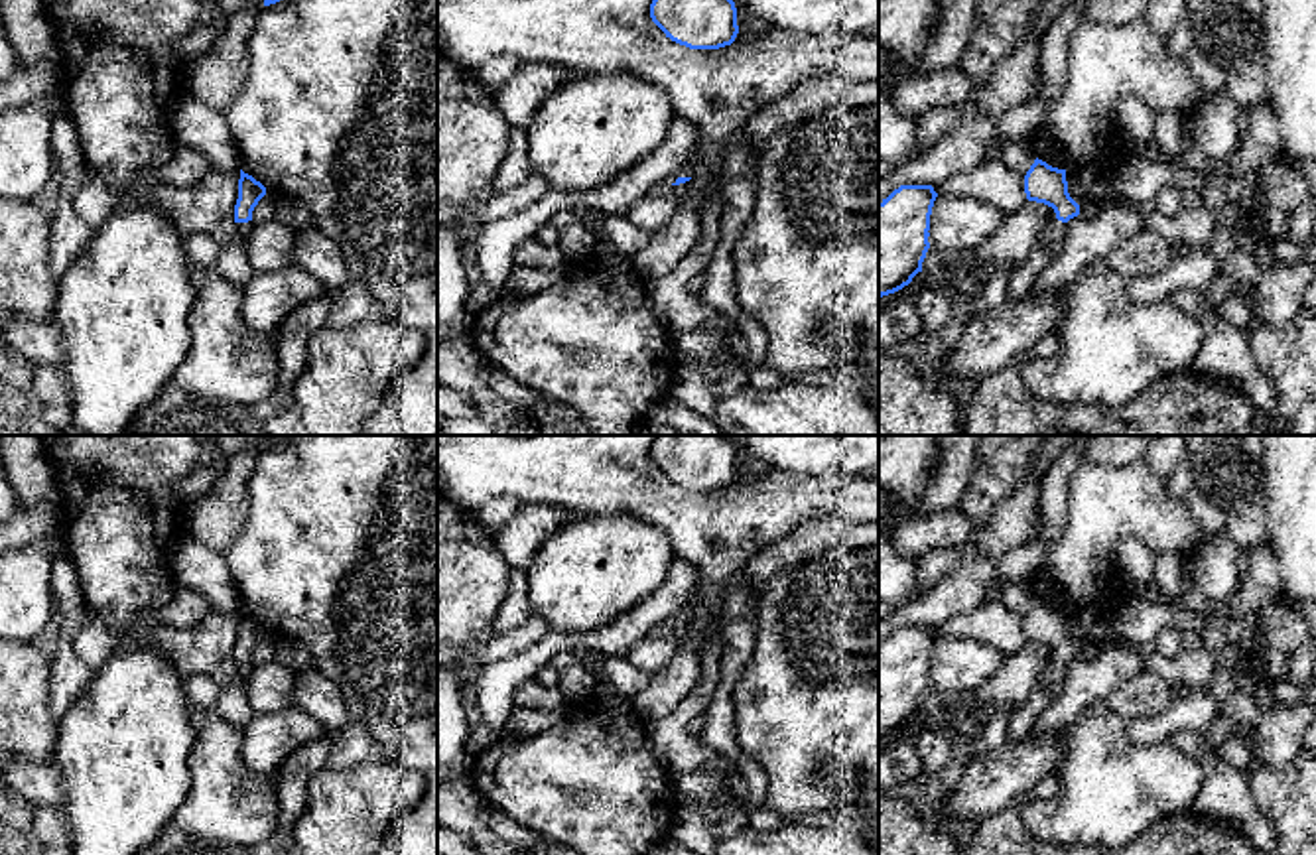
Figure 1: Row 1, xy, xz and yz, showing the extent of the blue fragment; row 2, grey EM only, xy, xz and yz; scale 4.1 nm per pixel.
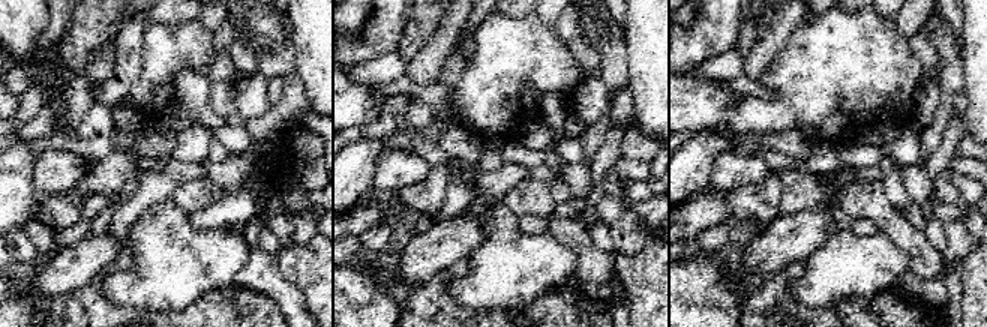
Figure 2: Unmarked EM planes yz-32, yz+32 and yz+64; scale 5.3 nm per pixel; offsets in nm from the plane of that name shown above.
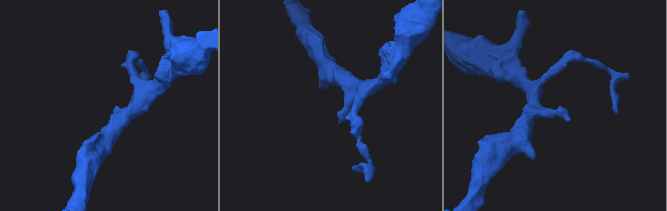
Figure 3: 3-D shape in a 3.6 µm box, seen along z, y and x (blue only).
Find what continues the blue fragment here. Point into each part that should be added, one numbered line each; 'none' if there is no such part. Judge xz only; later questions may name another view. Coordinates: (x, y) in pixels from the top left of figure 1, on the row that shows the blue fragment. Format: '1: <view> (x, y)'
none

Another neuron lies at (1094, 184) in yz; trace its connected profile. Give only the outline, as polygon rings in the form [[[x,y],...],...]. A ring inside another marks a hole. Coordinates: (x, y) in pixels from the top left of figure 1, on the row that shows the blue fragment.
[[[1084,165],[1066,171],[1068,193],[1076,203],[1093,201],[1103,207],[1113,191],[1113,169],[1107,165]]]

